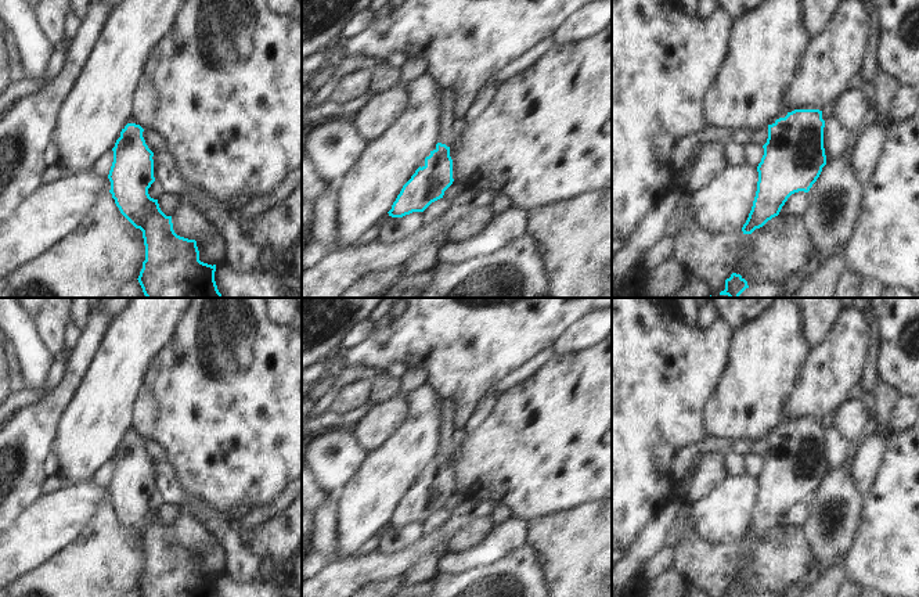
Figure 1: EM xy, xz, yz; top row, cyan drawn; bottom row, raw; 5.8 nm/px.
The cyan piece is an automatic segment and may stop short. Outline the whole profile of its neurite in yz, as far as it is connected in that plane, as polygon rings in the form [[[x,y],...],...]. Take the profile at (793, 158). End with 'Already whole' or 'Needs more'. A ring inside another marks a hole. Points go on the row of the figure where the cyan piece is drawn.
[[[794,109],[781,112],[756,129],[728,129],[732,143],[764,148],[757,166],[757,191],[742,227],[743,234],[752,234],[778,216],[792,194],[810,191],[826,165],[824,127],[822,111]]]. Needs more

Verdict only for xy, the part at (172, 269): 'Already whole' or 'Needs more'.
Needs more

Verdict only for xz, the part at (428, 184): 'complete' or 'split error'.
split error

